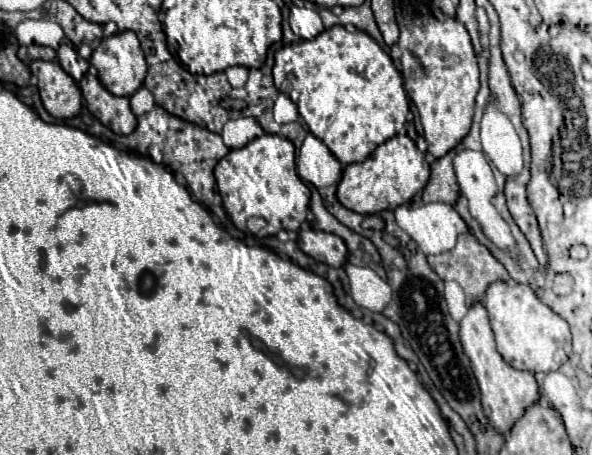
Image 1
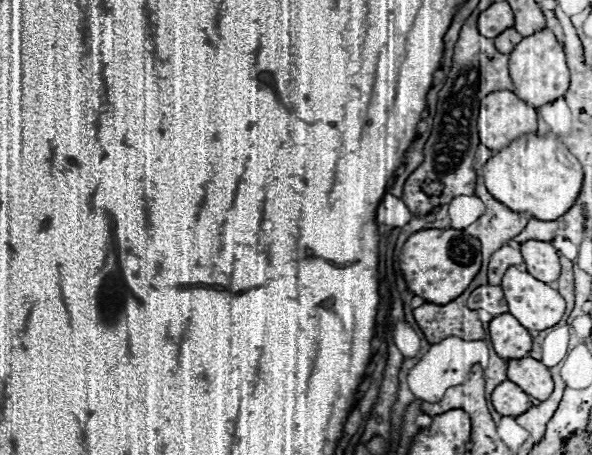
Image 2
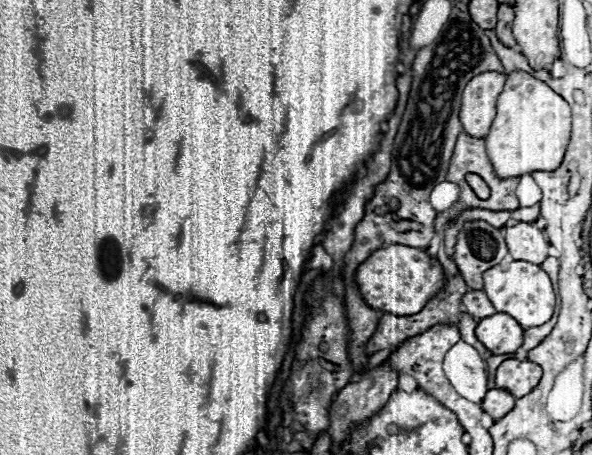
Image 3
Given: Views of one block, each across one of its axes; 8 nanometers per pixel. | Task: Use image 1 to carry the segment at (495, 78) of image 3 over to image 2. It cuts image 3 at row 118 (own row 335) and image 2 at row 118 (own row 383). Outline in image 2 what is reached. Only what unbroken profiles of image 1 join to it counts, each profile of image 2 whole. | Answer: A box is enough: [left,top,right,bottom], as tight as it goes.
[478,90,536,150]

